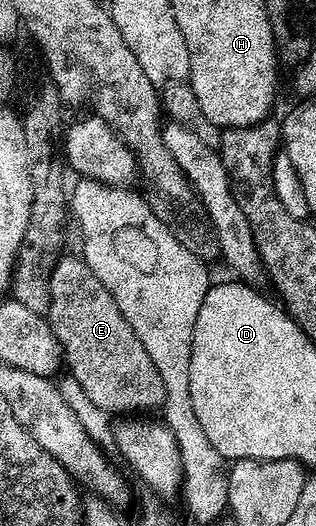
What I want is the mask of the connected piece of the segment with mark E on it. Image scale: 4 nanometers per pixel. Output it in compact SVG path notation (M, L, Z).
M68 254L61 255L60 259L56 261L55 268L51 274L51 301L48 303L48 310L46 313L46 319L48 324L52 328L52 333L55 336L55 340L60 343L61 357L66 368L69 368L69 375L81 390L86 398L89 398L91 404L103 410L112 416L120 416L123 414L138 414L141 412L150 412L146 410L152 410L154 408L159 409L165 400L165 386L162 383L162 376L158 374L157 367L154 366L154 362L151 361L150 356L146 353L146 348L142 346L142 342L138 341L138 336L134 334L133 327L126 322L125 316L120 310L118 310L117 303L114 302L113 296L106 286L98 280L98 276L94 274L91 268L85 263L83 257L79 255L68 256Z

